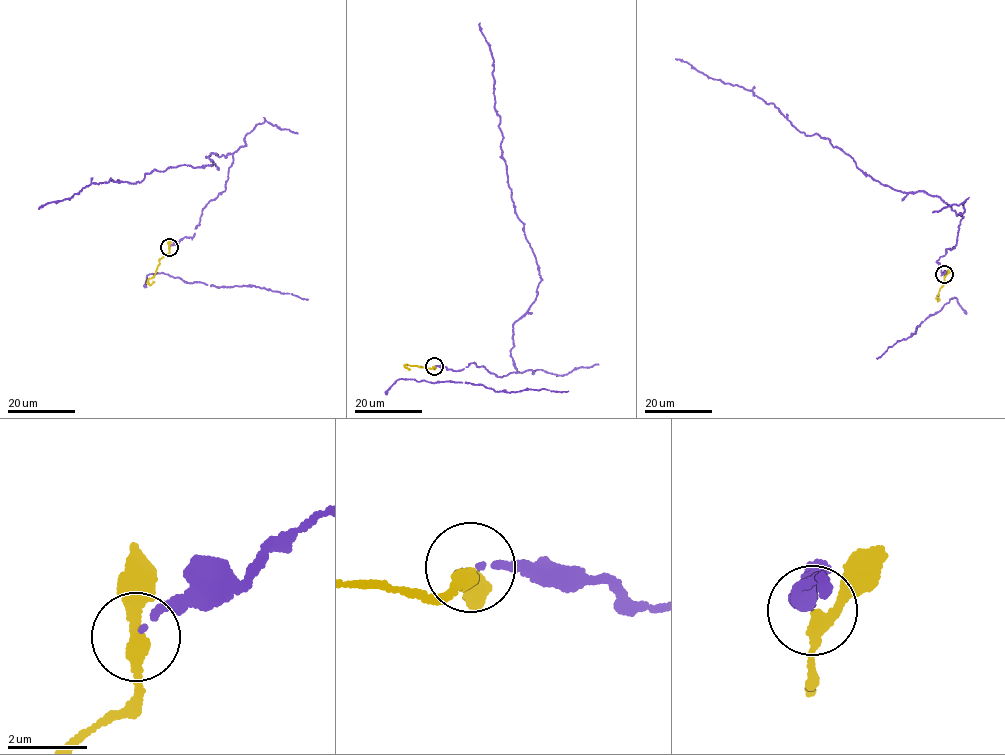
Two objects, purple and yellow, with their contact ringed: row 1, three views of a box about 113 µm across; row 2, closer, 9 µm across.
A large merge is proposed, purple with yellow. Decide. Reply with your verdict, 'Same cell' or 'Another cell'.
Same cell

